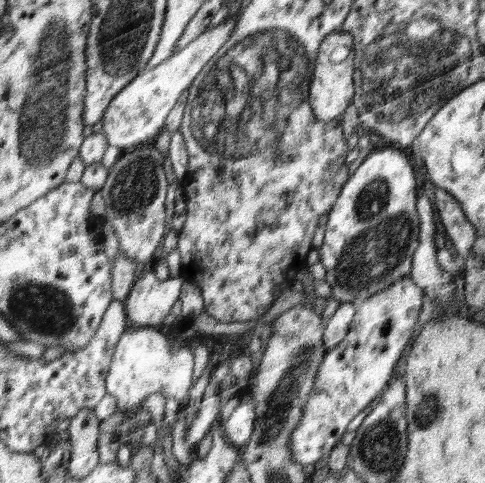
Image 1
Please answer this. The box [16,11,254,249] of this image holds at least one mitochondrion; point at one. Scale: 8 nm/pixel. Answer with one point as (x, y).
(132, 191)

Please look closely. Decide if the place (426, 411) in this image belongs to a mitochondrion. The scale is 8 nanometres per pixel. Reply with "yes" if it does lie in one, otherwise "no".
yes

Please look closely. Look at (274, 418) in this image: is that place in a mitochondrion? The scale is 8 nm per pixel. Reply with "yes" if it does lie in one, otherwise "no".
yes

